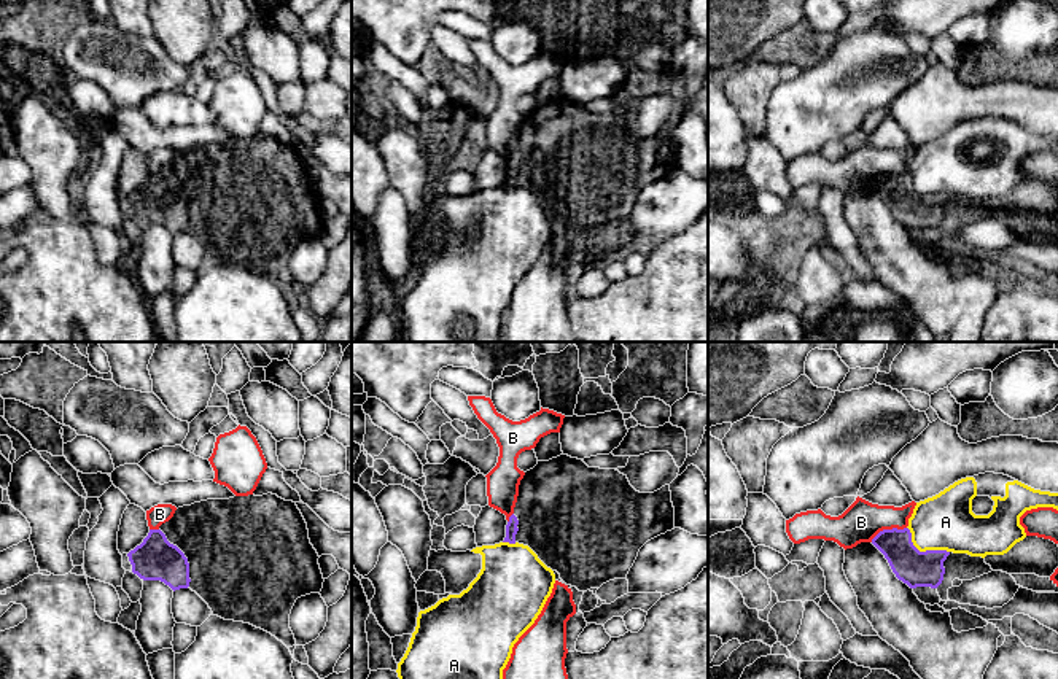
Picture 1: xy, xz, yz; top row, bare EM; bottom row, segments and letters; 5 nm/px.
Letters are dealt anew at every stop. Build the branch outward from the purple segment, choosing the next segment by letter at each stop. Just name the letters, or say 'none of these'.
none of these

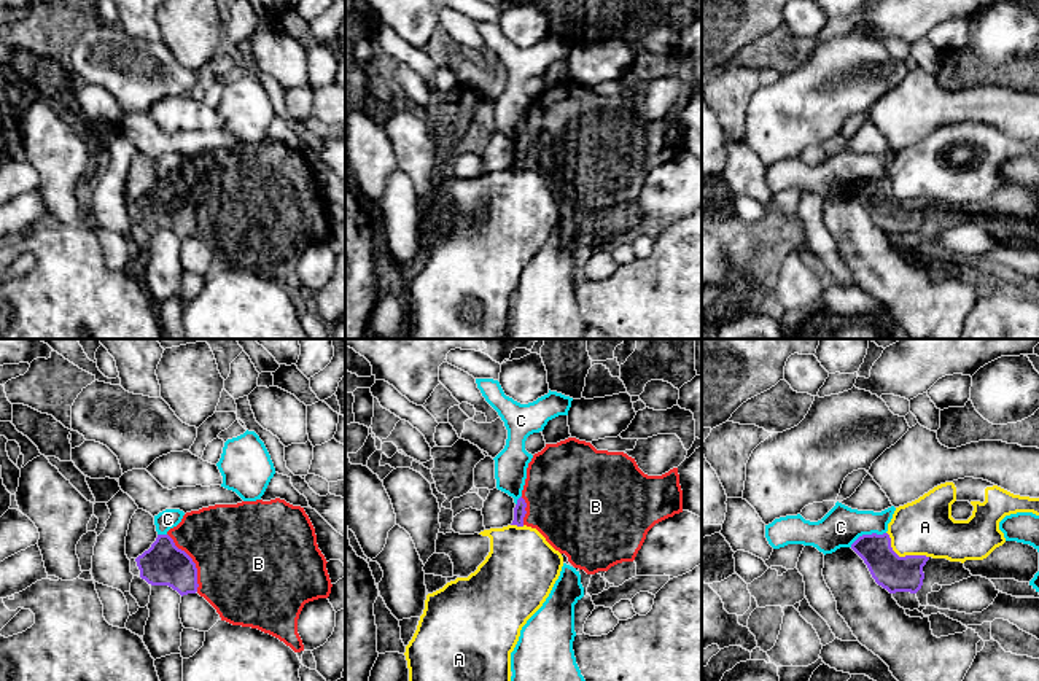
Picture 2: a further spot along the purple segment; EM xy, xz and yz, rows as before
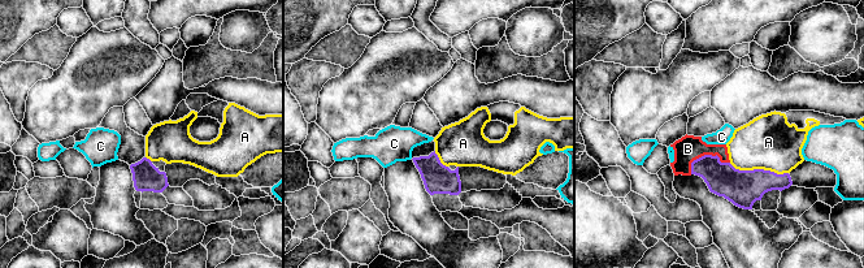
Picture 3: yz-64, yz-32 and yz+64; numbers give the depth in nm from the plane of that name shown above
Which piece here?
B

